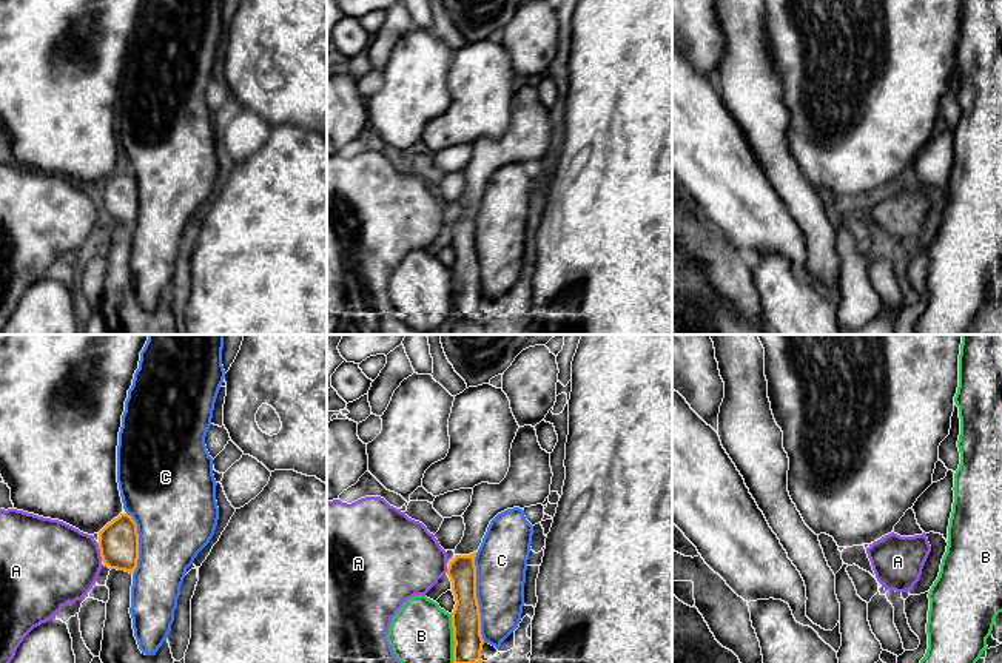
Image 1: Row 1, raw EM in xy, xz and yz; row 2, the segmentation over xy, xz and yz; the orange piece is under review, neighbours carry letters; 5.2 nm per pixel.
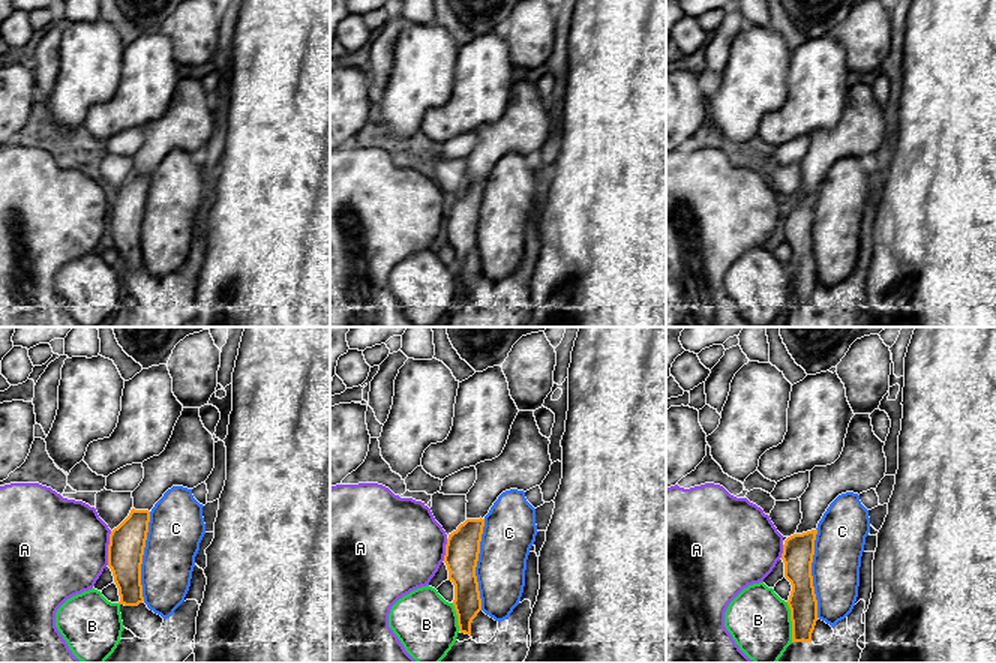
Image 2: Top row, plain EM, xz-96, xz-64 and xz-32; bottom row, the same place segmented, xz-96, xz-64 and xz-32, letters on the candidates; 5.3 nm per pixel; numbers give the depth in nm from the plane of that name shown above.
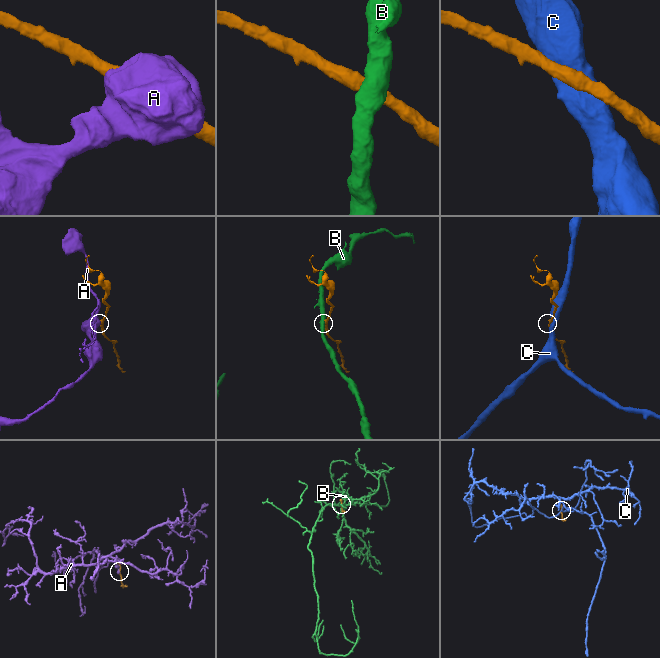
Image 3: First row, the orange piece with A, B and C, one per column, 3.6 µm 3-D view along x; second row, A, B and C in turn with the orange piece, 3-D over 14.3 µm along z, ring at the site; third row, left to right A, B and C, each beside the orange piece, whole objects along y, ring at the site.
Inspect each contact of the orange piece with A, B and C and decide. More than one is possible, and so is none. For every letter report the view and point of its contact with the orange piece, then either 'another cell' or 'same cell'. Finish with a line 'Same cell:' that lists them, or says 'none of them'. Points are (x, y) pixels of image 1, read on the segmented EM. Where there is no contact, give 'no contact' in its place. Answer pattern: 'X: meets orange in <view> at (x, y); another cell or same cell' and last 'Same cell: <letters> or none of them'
A: meets orange in xy at (100, 552); another cell
B: meets orange in xz at (453, 639); another cell
C: meets orange in xz at (475, 597); another cell
Same cell: none of them

